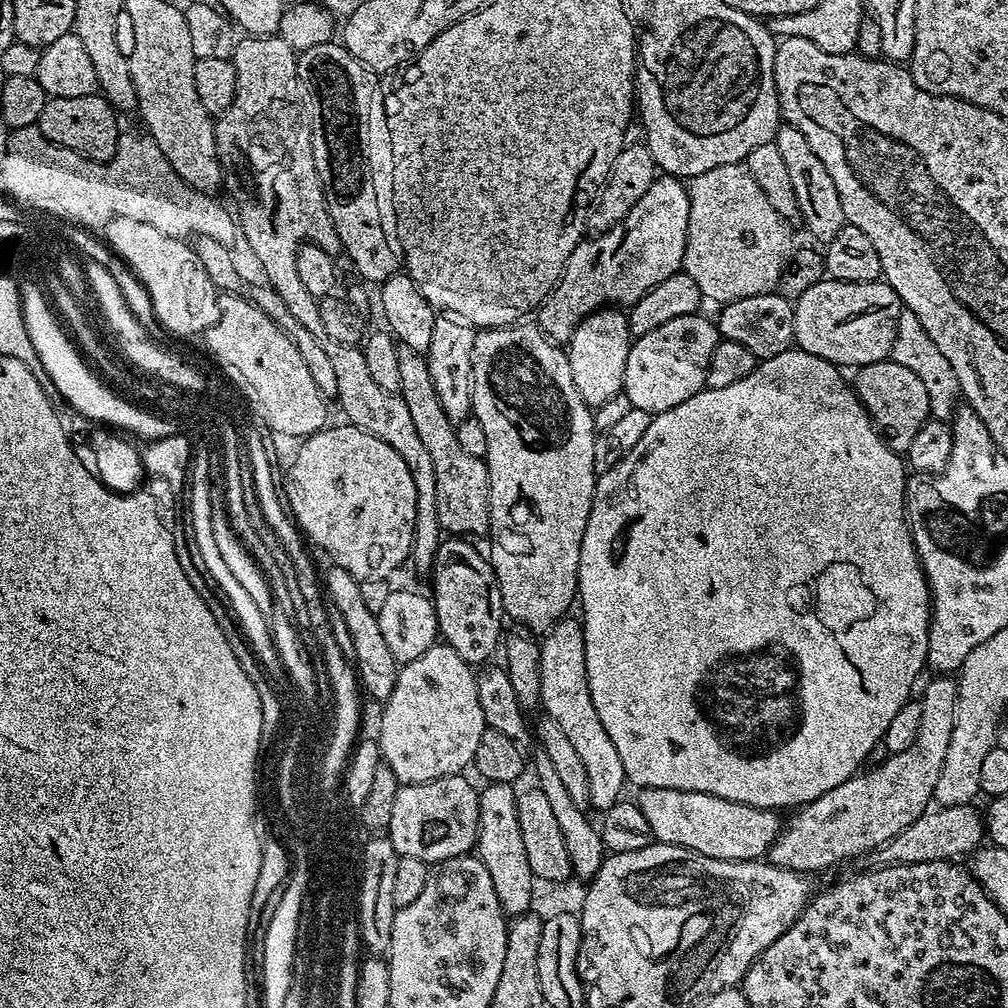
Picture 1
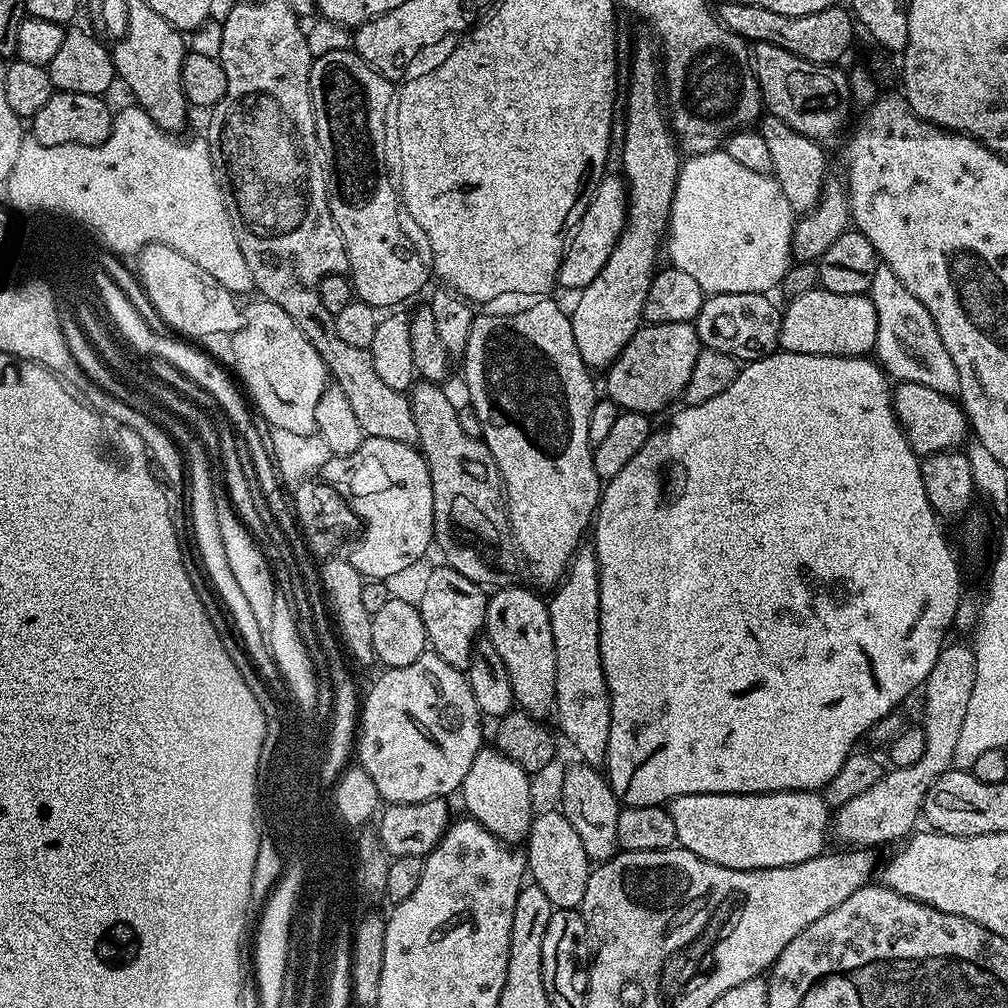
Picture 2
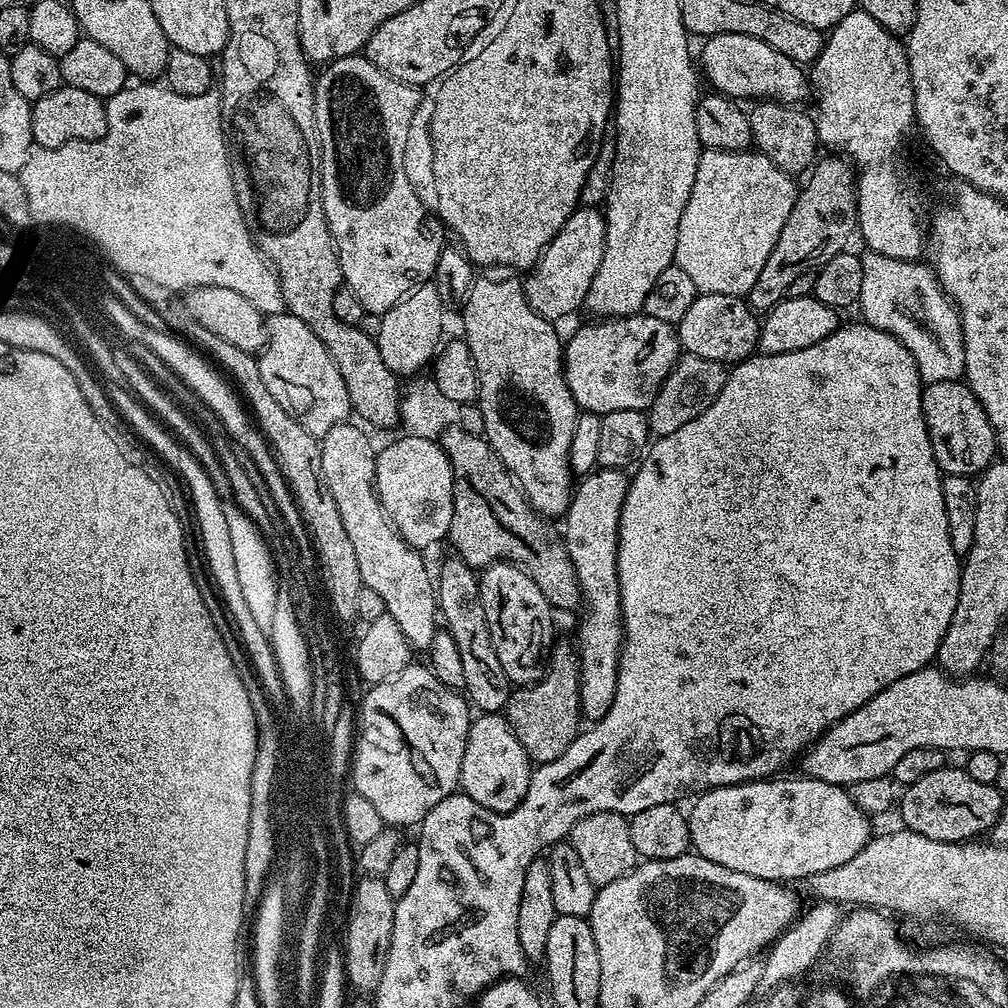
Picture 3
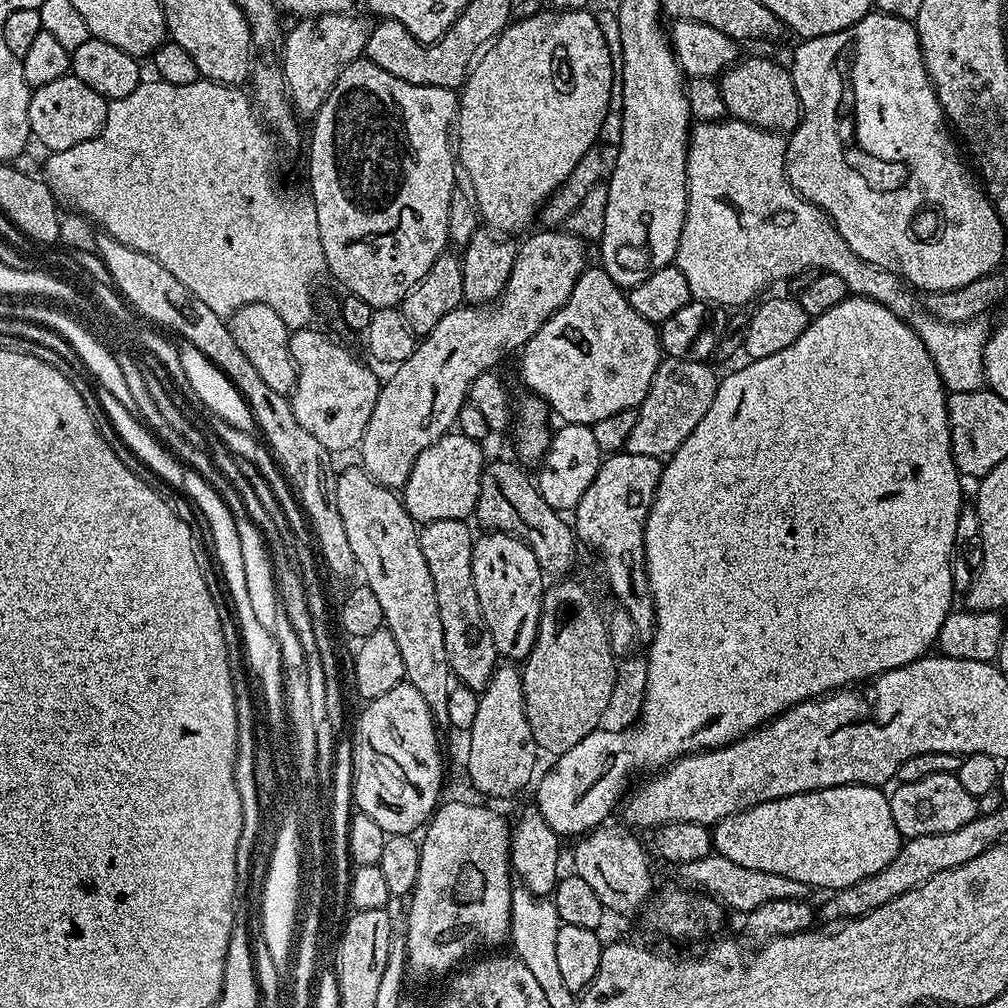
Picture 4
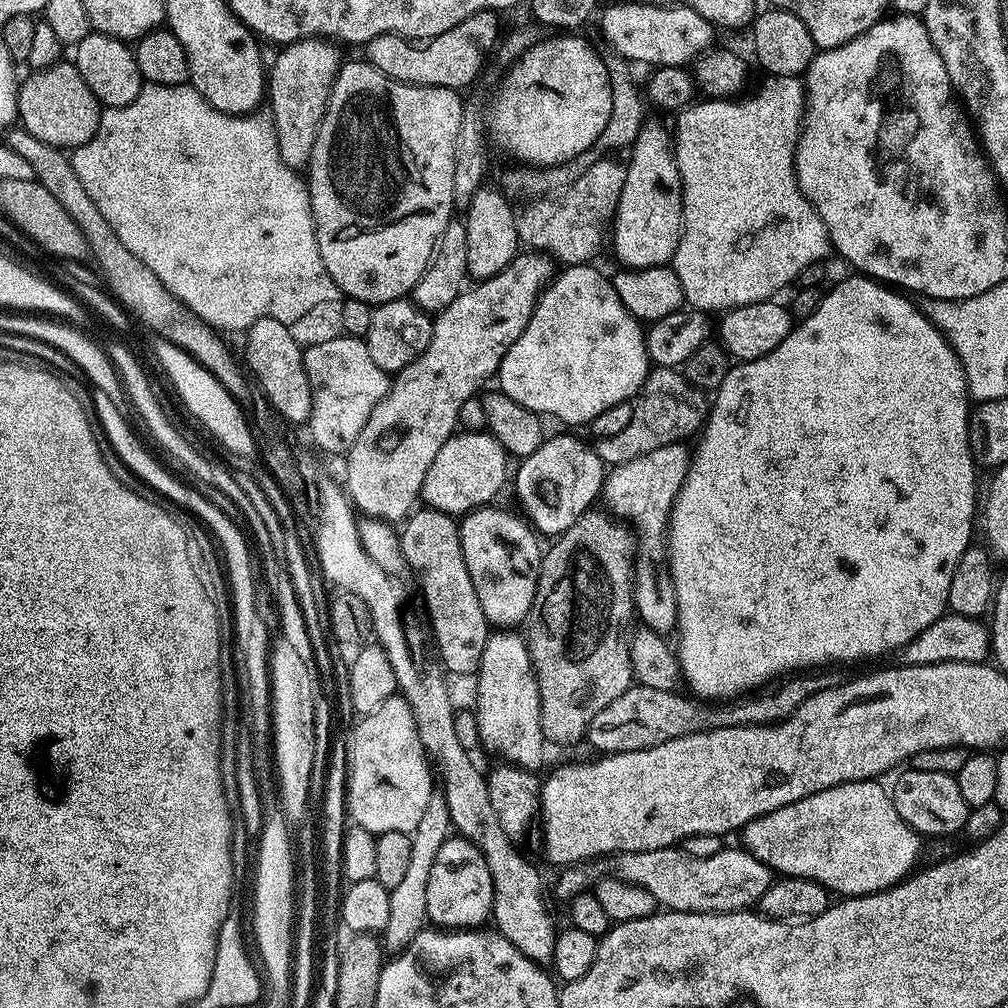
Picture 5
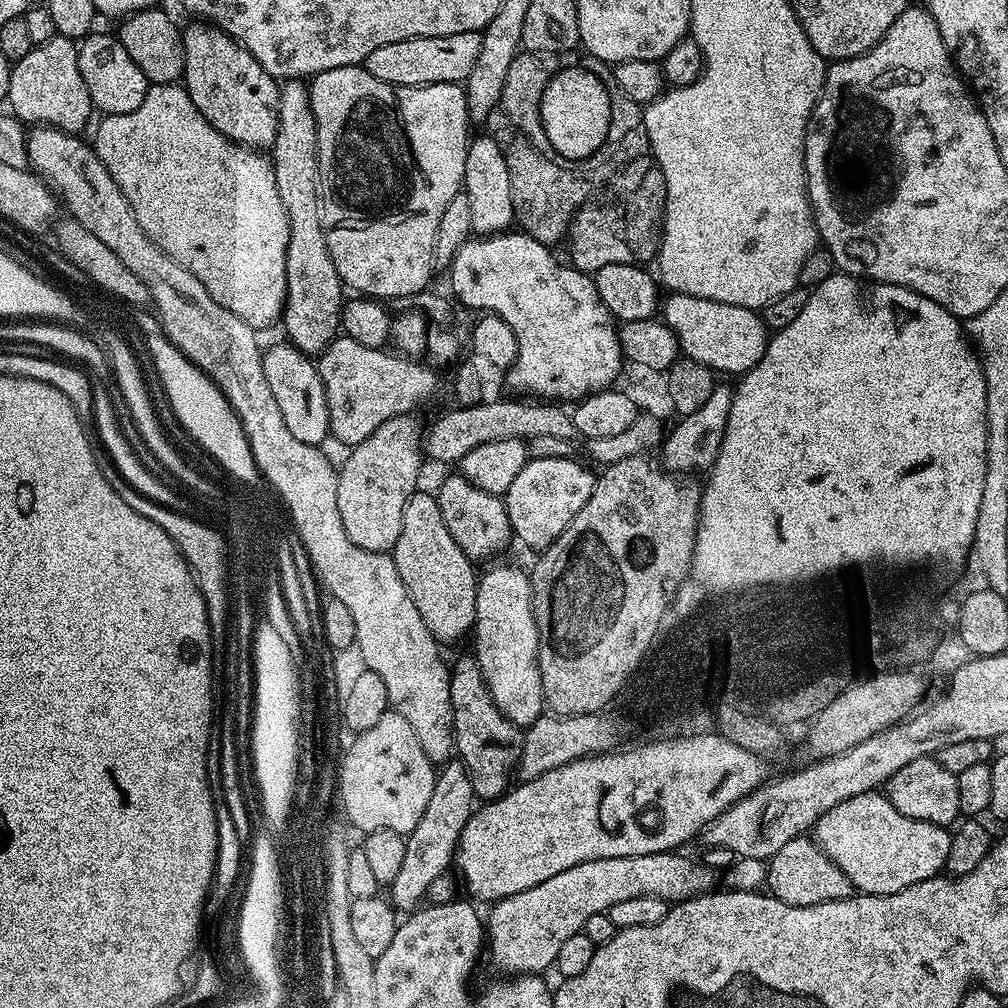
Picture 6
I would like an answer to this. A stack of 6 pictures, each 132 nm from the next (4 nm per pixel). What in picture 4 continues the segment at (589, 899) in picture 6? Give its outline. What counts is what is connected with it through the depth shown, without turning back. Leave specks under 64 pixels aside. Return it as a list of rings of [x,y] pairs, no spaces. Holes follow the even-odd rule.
[[[711,854],[700,861],[679,865],[678,872],[685,885],[699,890],[724,905],[725,909],[732,908],[739,914],[747,914],[766,902],[775,902],[779,899],[805,899],[810,889],[807,884],[794,882],[794,878],[782,878],[782,874],[766,874],[766,870],[746,870],[746,866],[738,866],[738,862],[730,862],[730,858]]]

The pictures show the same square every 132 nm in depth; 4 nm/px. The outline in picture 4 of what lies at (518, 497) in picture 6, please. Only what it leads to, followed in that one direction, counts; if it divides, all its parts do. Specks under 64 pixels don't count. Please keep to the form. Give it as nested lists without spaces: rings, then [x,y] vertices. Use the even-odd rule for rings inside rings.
[[[561,423],[552,433],[552,441],[546,450],[544,459],[535,473],[536,489],[546,498],[546,506],[561,514],[571,513],[578,506],[582,494],[586,494],[586,486],[594,482],[594,474],[598,474],[602,453],[594,438],[594,430],[590,424]]]

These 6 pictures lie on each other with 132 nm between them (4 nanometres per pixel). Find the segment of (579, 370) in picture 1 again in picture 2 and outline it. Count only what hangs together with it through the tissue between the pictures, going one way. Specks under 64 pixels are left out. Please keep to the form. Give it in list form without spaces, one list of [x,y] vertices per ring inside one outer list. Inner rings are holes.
[[[651,39],[640,40],[636,44],[636,53],[632,56],[632,73],[628,76],[628,109],[624,116],[624,136],[622,135],[622,169],[628,194],[628,221],[610,254],[606,258],[606,266],[590,282],[590,286],[579,289],[576,305],[570,308],[574,342],[578,342],[578,354],[582,354],[582,362],[589,370],[607,370],[622,354],[622,350],[634,338],[634,334],[642,326],[644,307],[646,306],[646,290],[650,290],[650,282],[658,271],[656,264],[656,247],[661,247],[662,237],[668,227],[668,215],[672,209],[674,186],[680,173],[682,152],[678,141],[672,135],[672,126],[668,123],[665,101],[662,99],[662,64],[658,59],[658,48]]]

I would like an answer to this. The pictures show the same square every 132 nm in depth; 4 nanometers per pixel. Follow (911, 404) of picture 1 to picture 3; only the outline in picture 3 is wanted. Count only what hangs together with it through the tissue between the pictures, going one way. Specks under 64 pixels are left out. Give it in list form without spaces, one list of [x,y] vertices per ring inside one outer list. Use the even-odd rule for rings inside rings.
[[[963,379],[924,384],[922,410],[926,418],[926,430],[930,434],[930,446],[934,450],[934,458],[944,476],[976,478],[997,459],[998,449],[994,426],[990,426],[990,418],[986,418],[986,410],[982,410],[982,402],[978,402],[978,398],[968,389],[968,385]]]

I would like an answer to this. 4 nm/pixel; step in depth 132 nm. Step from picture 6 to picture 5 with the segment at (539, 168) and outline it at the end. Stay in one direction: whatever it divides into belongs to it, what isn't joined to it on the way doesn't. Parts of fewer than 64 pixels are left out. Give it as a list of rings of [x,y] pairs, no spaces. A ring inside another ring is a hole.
[[[601,158],[581,172],[580,184],[576,184],[572,192],[564,192],[564,196],[556,196],[556,200],[540,200],[540,204],[532,204],[532,208],[524,212],[524,220],[520,220],[521,245],[551,256],[560,266],[589,263],[604,240],[604,227],[608,228],[615,217],[618,198],[622,198],[622,186],[626,186],[627,163],[623,159],[612,159],[616,158]]]

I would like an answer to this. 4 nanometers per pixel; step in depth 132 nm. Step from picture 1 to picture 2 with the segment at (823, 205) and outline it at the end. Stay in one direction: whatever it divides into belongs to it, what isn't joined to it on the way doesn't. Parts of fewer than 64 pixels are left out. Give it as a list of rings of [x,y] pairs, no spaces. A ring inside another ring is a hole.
[[[771,114],[765,115],[759,121],[758,130],[762,138],[766,138],[766,147],[770,149],[771,175],[782,186],[782,194],[786,194],[786,202],[790,202],[793,213],[805,214],[814,210],[823,192],[828,172],[828,160],[820,149],[823,148],[821,141],[794,130],[786,122],[782,122],[782,118]]]

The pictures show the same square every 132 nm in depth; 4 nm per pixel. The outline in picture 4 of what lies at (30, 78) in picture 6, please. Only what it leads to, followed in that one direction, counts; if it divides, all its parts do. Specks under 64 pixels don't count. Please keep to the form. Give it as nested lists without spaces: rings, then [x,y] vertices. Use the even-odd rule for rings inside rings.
[[[71,74],[46,82],[46,86],[35,89],[28,97],[28,130],[49,153],[70,150],[78,142],[94,138],[104,129],[108,117],[108,101],[94,94],[86,82]]]

